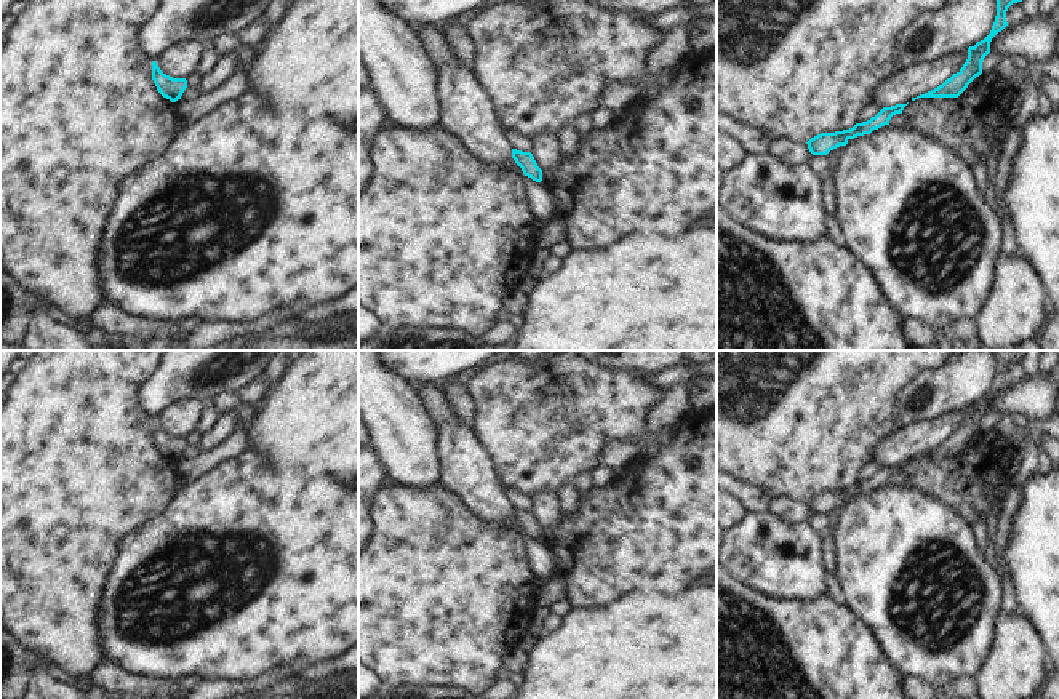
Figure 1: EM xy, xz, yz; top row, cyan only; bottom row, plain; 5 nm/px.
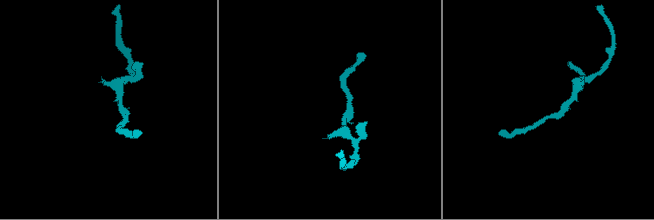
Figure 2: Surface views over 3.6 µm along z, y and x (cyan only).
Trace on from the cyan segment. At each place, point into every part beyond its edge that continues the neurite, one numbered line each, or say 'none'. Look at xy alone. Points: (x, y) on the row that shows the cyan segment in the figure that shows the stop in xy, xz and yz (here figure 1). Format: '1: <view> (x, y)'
none

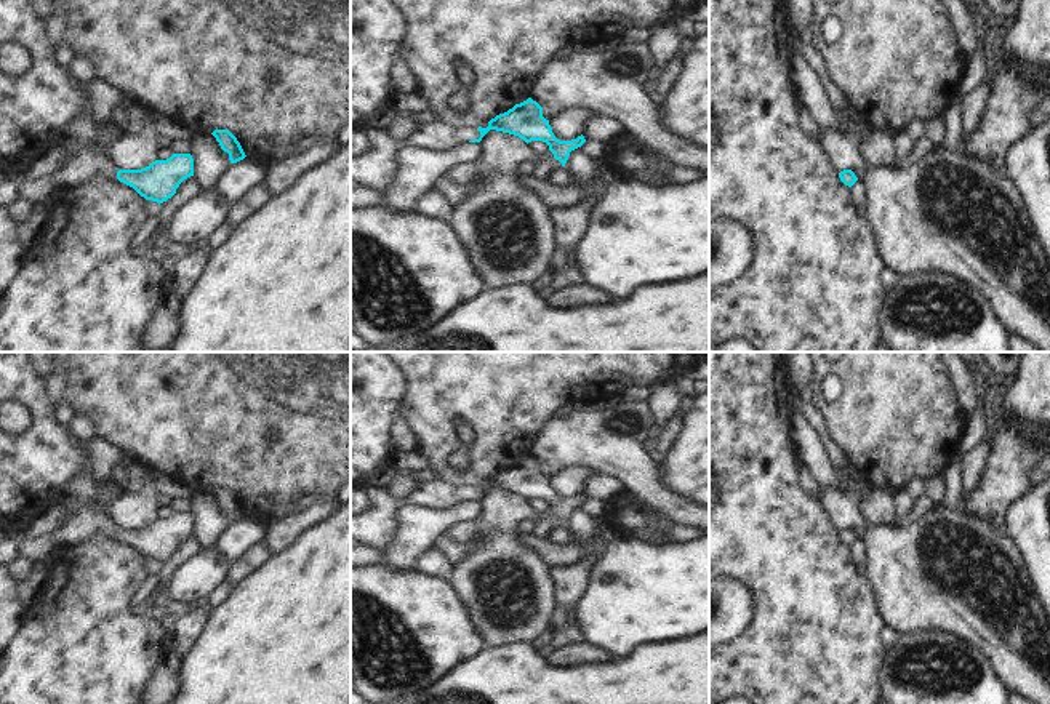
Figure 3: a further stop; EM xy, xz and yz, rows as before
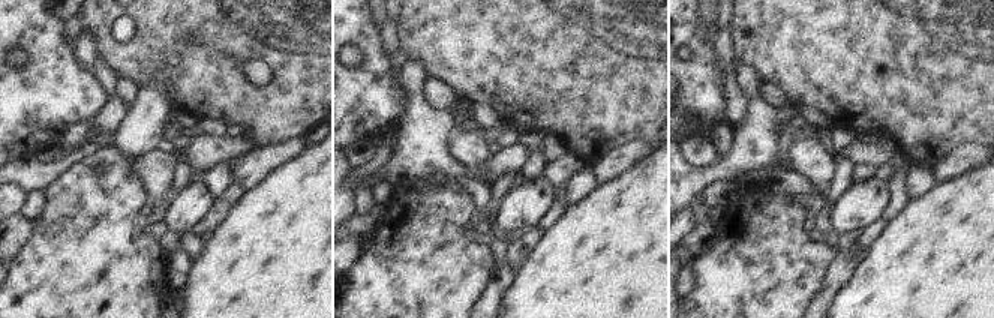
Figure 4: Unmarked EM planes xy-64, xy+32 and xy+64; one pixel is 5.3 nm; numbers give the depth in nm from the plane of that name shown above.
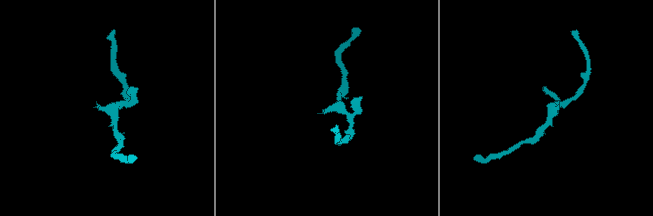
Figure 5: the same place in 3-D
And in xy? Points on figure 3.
1: xy (85, 157)

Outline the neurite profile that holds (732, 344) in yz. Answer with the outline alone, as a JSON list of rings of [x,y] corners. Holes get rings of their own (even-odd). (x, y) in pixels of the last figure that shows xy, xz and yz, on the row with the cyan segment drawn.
[[[741,336],[709,344],[709,352],[757,352],[754,344]]]

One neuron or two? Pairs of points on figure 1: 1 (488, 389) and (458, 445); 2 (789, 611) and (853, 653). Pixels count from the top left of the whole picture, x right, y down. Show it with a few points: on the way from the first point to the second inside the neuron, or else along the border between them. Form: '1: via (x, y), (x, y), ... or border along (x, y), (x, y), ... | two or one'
1: border along (469, 426), (488, 459) | two
2: via (805, 627), (831, 653), (837, 653) | one

